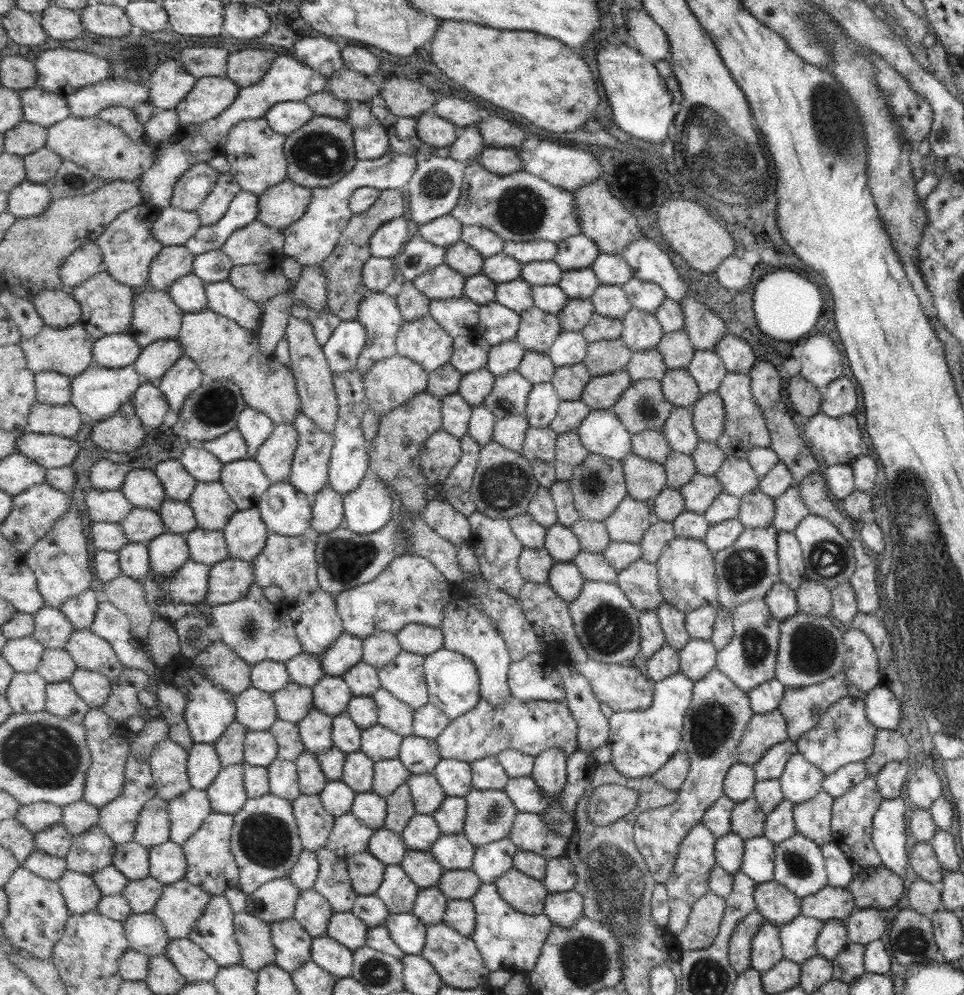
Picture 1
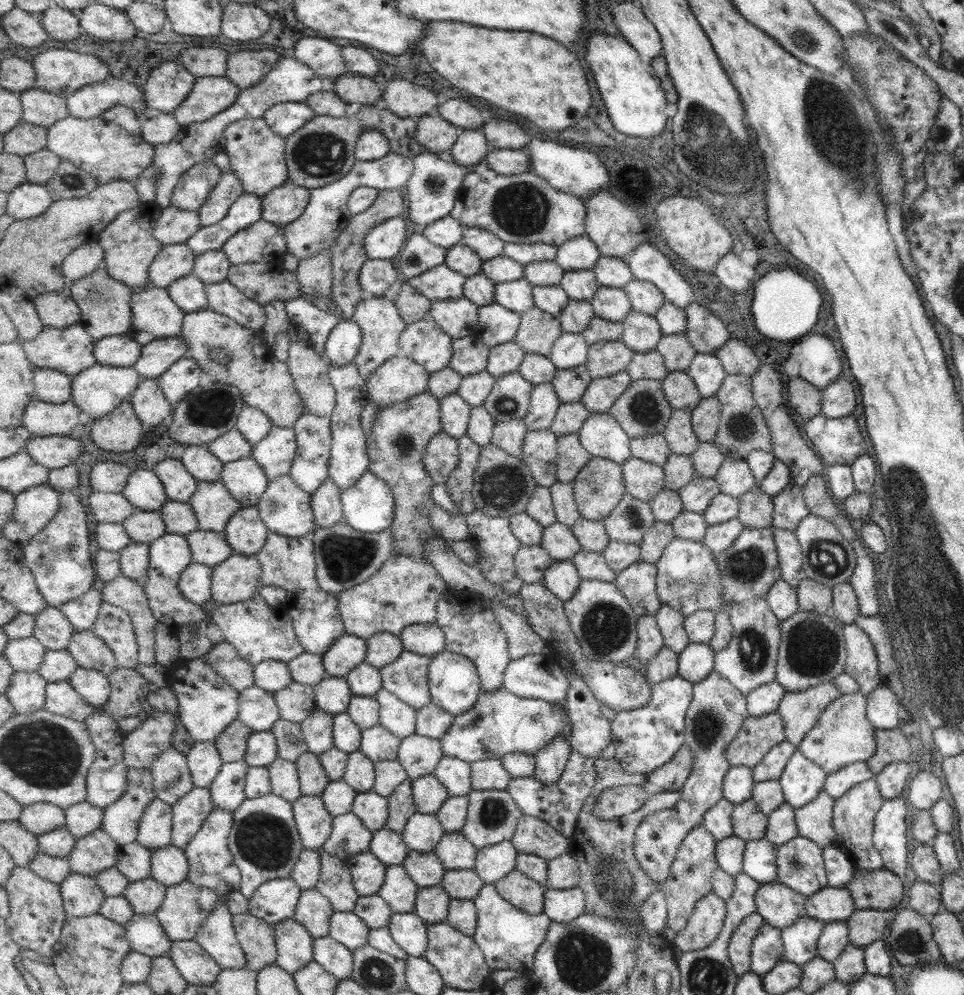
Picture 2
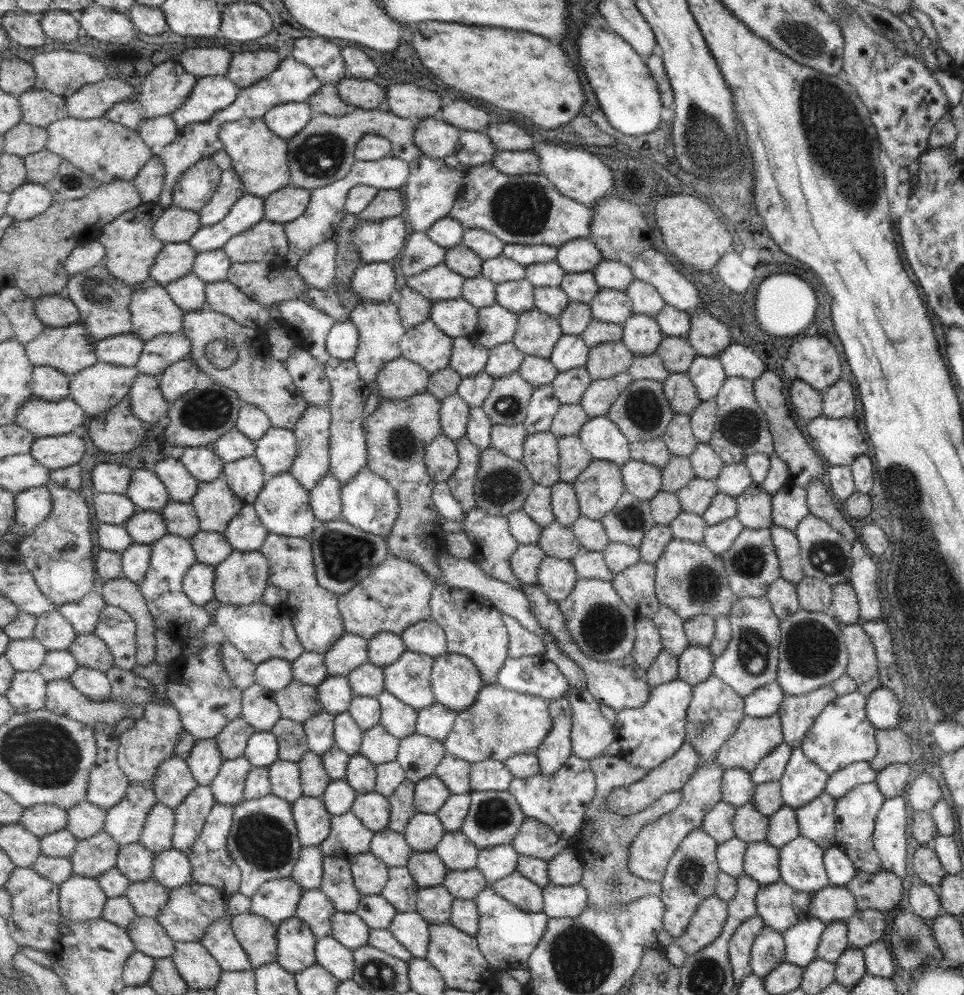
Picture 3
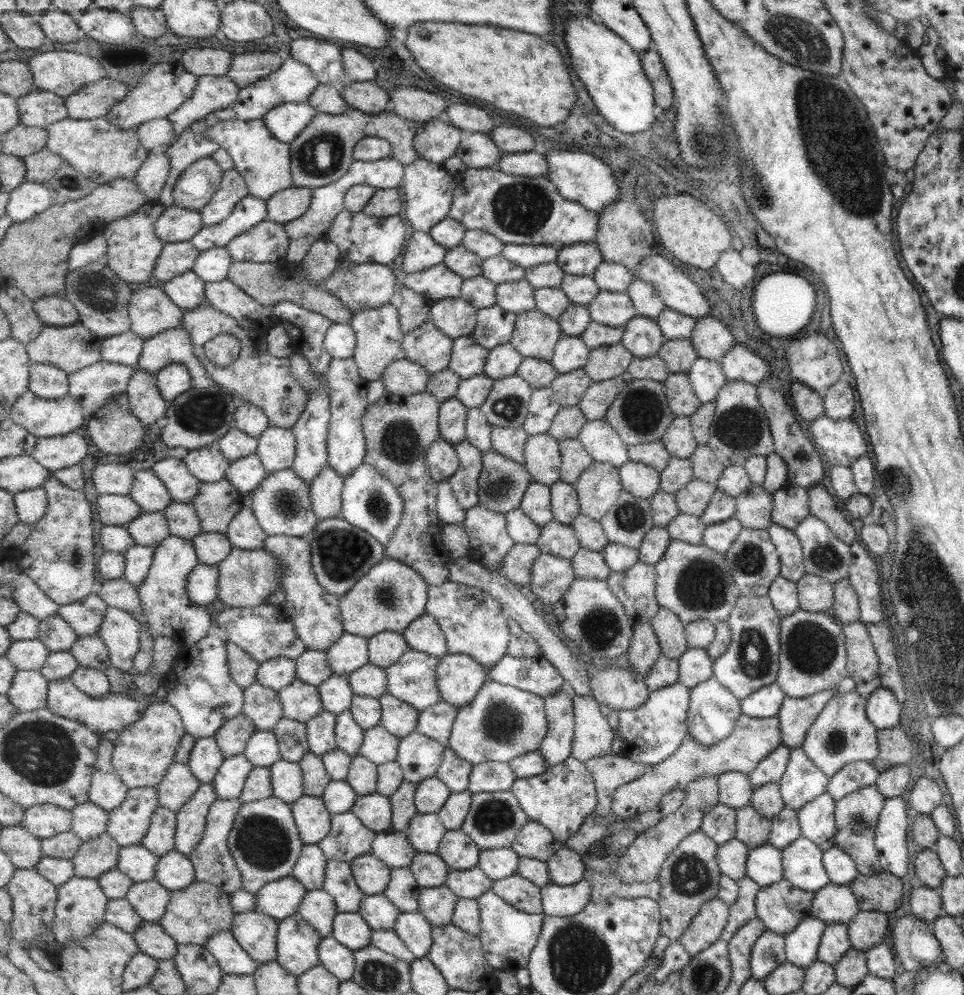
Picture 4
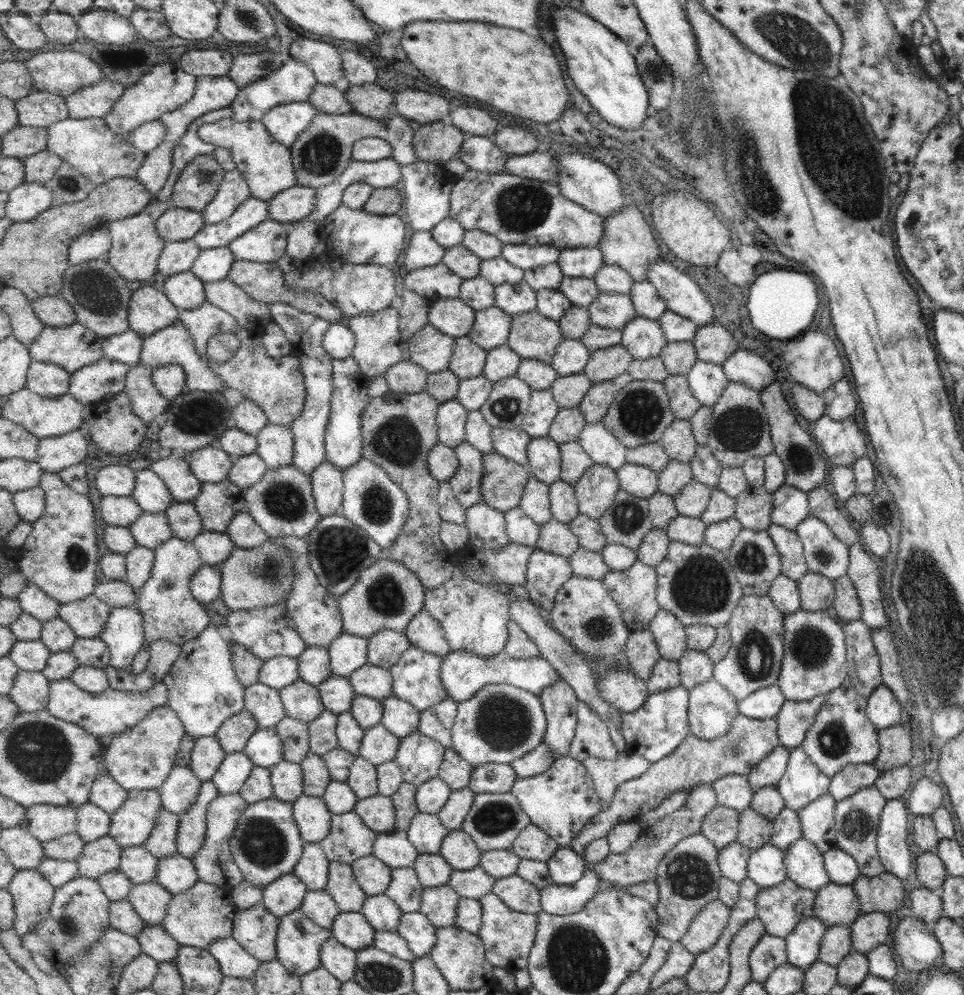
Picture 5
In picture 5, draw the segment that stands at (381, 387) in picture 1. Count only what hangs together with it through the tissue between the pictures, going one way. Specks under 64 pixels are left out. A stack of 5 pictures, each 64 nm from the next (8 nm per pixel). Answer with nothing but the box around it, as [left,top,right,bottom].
[384,361,430,394]

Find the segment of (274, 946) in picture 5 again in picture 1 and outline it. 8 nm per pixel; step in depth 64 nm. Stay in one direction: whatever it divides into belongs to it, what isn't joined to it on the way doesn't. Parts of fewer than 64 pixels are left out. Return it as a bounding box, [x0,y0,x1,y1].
[234,912,277,973]

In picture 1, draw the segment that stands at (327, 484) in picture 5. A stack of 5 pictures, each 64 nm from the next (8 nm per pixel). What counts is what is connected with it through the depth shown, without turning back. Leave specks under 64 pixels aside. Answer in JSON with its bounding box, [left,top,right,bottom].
[312,486,346,534]

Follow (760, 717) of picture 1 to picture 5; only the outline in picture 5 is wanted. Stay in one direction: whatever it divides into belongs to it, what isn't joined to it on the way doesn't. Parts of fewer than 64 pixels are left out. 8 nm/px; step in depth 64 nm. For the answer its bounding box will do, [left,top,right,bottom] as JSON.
[569,714,779,855]

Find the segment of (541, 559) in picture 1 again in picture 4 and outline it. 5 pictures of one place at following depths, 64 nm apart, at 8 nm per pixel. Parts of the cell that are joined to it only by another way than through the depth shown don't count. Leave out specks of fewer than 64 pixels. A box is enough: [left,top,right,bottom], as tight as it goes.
[495,543,542,584]

